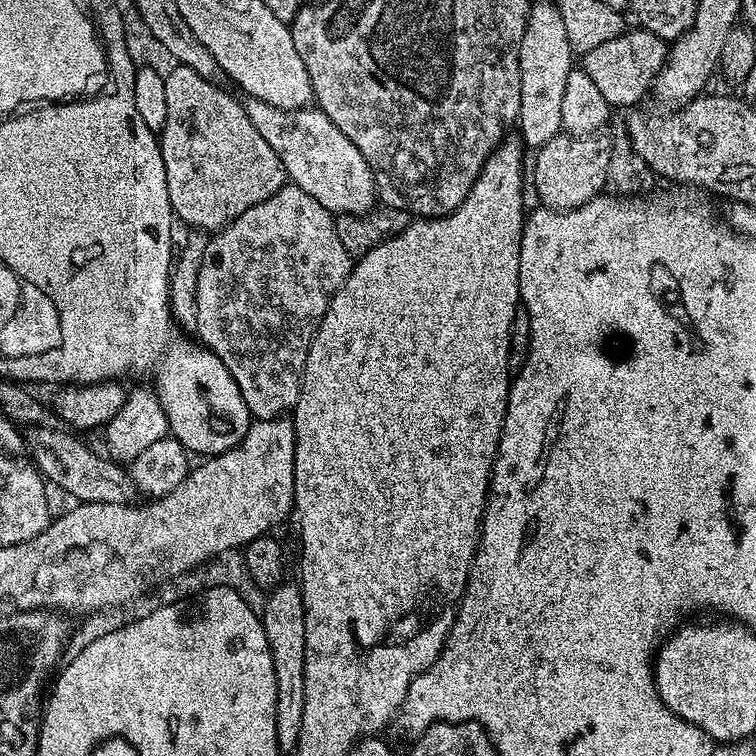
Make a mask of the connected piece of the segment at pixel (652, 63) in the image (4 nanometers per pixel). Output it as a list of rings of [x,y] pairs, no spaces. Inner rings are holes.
[[[636,26],[626,30],[618,38],[610,38],[610,42],[602,42],[595,50],[583,53],[582,67],[586,74],[590,74],[594,86],[602,93],[602,98],[613,109],[628,108],[636,104],[644,95],[653,91],[656,75],[668,57],[669,45],[658,34],[647,32],[645,28]]]

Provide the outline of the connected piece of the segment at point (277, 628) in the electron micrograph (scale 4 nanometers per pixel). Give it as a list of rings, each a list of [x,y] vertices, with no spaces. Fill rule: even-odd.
[[[281,582],[271,589],[268,601],[262,608],[266,638],[270,642],[270,658],[274,658],[274,678],[278,682],[278,702],[274,718],[278,730],[281,753],[295,749],[302,726],[302,706],[306,698],[306,610],[299,583]]]

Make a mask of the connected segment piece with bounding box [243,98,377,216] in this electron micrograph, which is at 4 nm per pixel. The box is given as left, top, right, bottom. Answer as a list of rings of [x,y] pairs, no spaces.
[[[251,98],[245,99],[243,106],[250,122],[254,122],[254,130],[258,130],[258,134],[270,142],[270,150],[278,154],[285,177],[306,190],[314,202],[322,202],[328,212],[341,216],[362,216],[377,207],[373,165],[319,107],[279,108]]]

